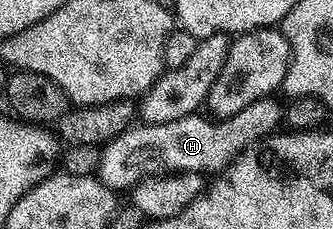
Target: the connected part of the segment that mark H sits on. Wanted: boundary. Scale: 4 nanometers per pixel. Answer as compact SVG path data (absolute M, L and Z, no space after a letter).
M275 97L258 99L253 105L245 105L241 113L233 113L224 119L196 113L168 123L133 125L125 133L102 144L97 178L111 191L127 193L145 179L180 175L182 171L204 177L218 176L240 153L266 140L278 128L275 126L284 122L285 107L277 100Z

